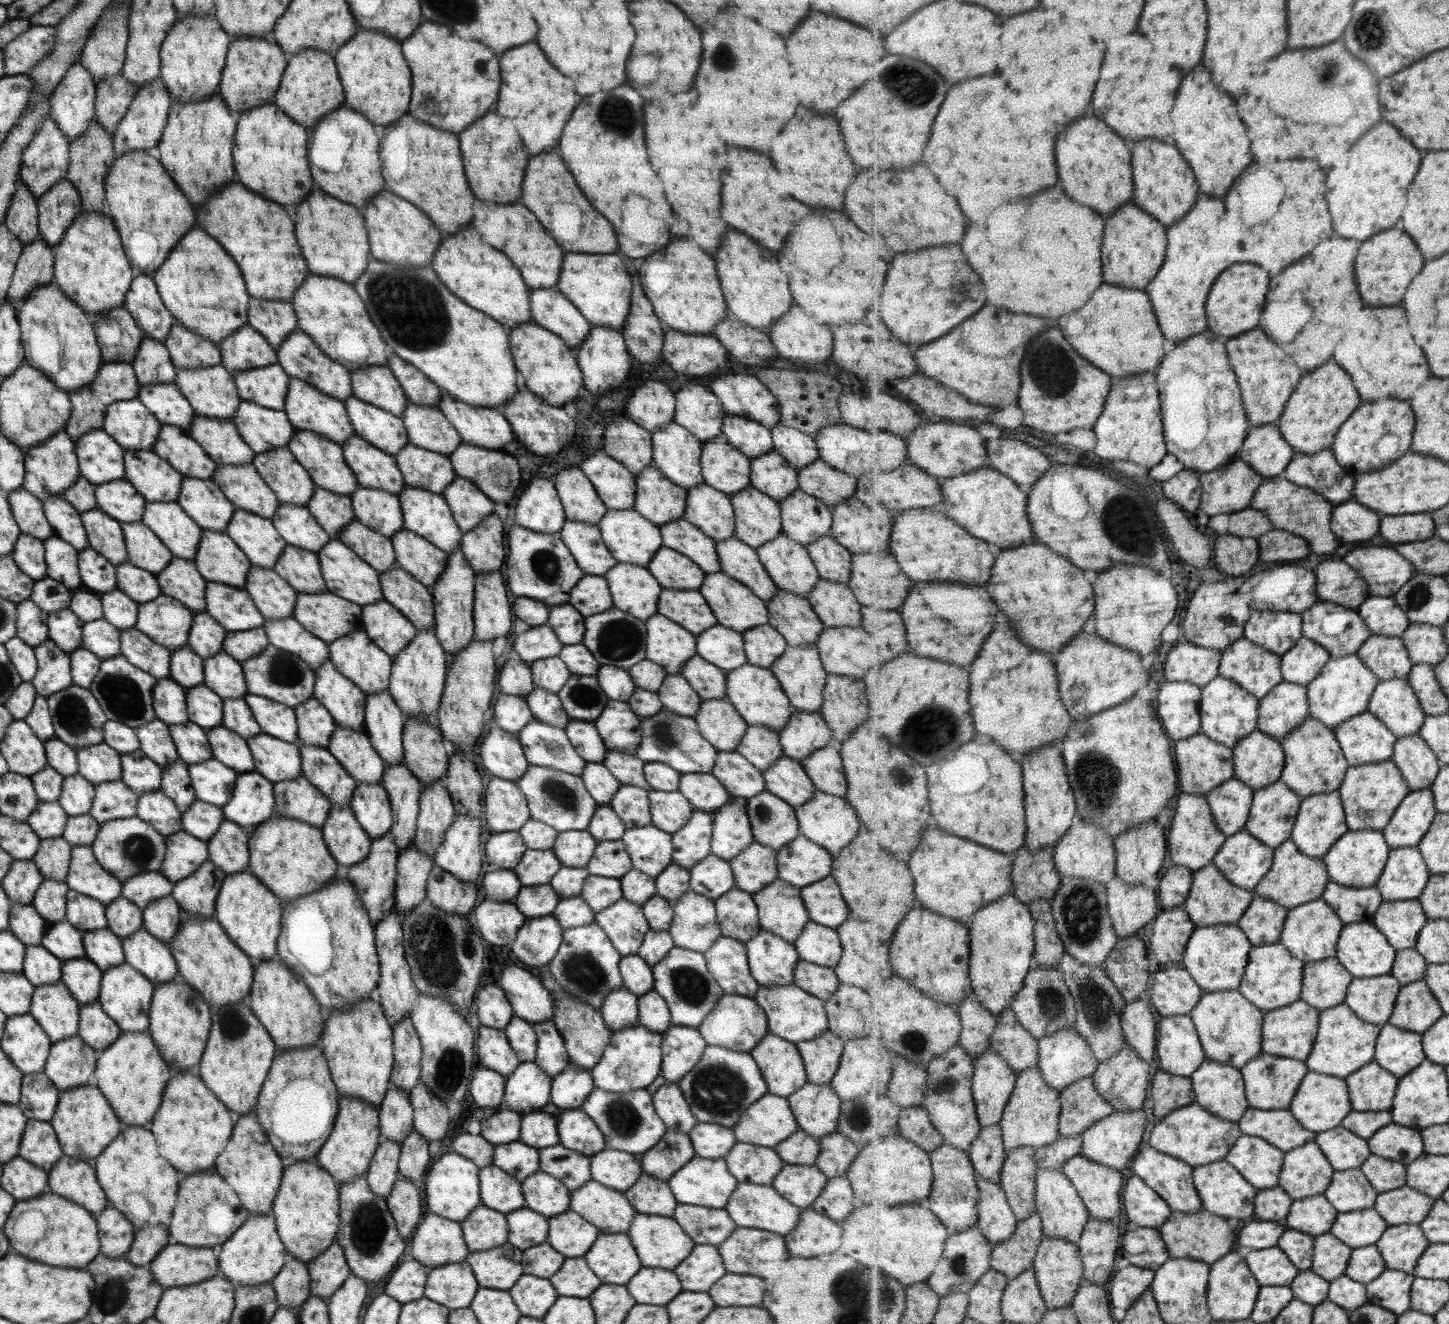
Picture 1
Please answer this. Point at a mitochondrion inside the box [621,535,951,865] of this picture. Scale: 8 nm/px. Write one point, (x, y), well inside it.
(661, 732)

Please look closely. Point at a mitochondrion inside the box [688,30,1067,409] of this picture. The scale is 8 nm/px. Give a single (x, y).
(919, 88)

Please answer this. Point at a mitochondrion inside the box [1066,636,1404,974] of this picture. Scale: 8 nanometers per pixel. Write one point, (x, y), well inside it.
(1098, 779)

